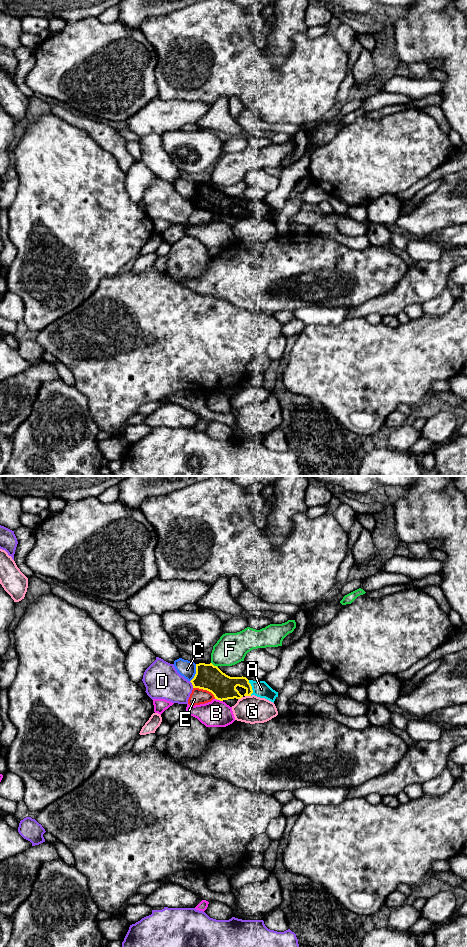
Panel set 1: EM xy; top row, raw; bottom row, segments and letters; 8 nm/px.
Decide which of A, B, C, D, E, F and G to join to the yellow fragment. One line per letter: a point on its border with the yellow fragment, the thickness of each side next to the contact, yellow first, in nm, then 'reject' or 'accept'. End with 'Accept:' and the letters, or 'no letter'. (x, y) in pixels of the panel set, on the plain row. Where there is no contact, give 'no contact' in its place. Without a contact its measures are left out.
A: meets yellow in xy at (251, 208); 200 nm thick on the yellow side, 130 nm on the other; accept
B: meets yellow in xy at (219, 219); 220 nm thick on the yellow side, 220 nm on the other; reject
C: meets yellow in xy at (196, 193); 220 nm thick on the yellow side, 140 nm on the other; reject
D: meets yellow in xy at (192, 204); 220 nm thick on the yellow side, 280 nm on the other; reject
E: meets yellow in xy at (205, 209); 220 nm thick on the yellow side, 130 nm on the other; reject
F: meets yellow in xy at (213, 185); 220 nm thick on the yellow side, 240 nm on the other; reject
G: meets yellow in xy at (248, 215); 200 nm thick on the yellow side, 220 nm on the other; reject
Accept: A

